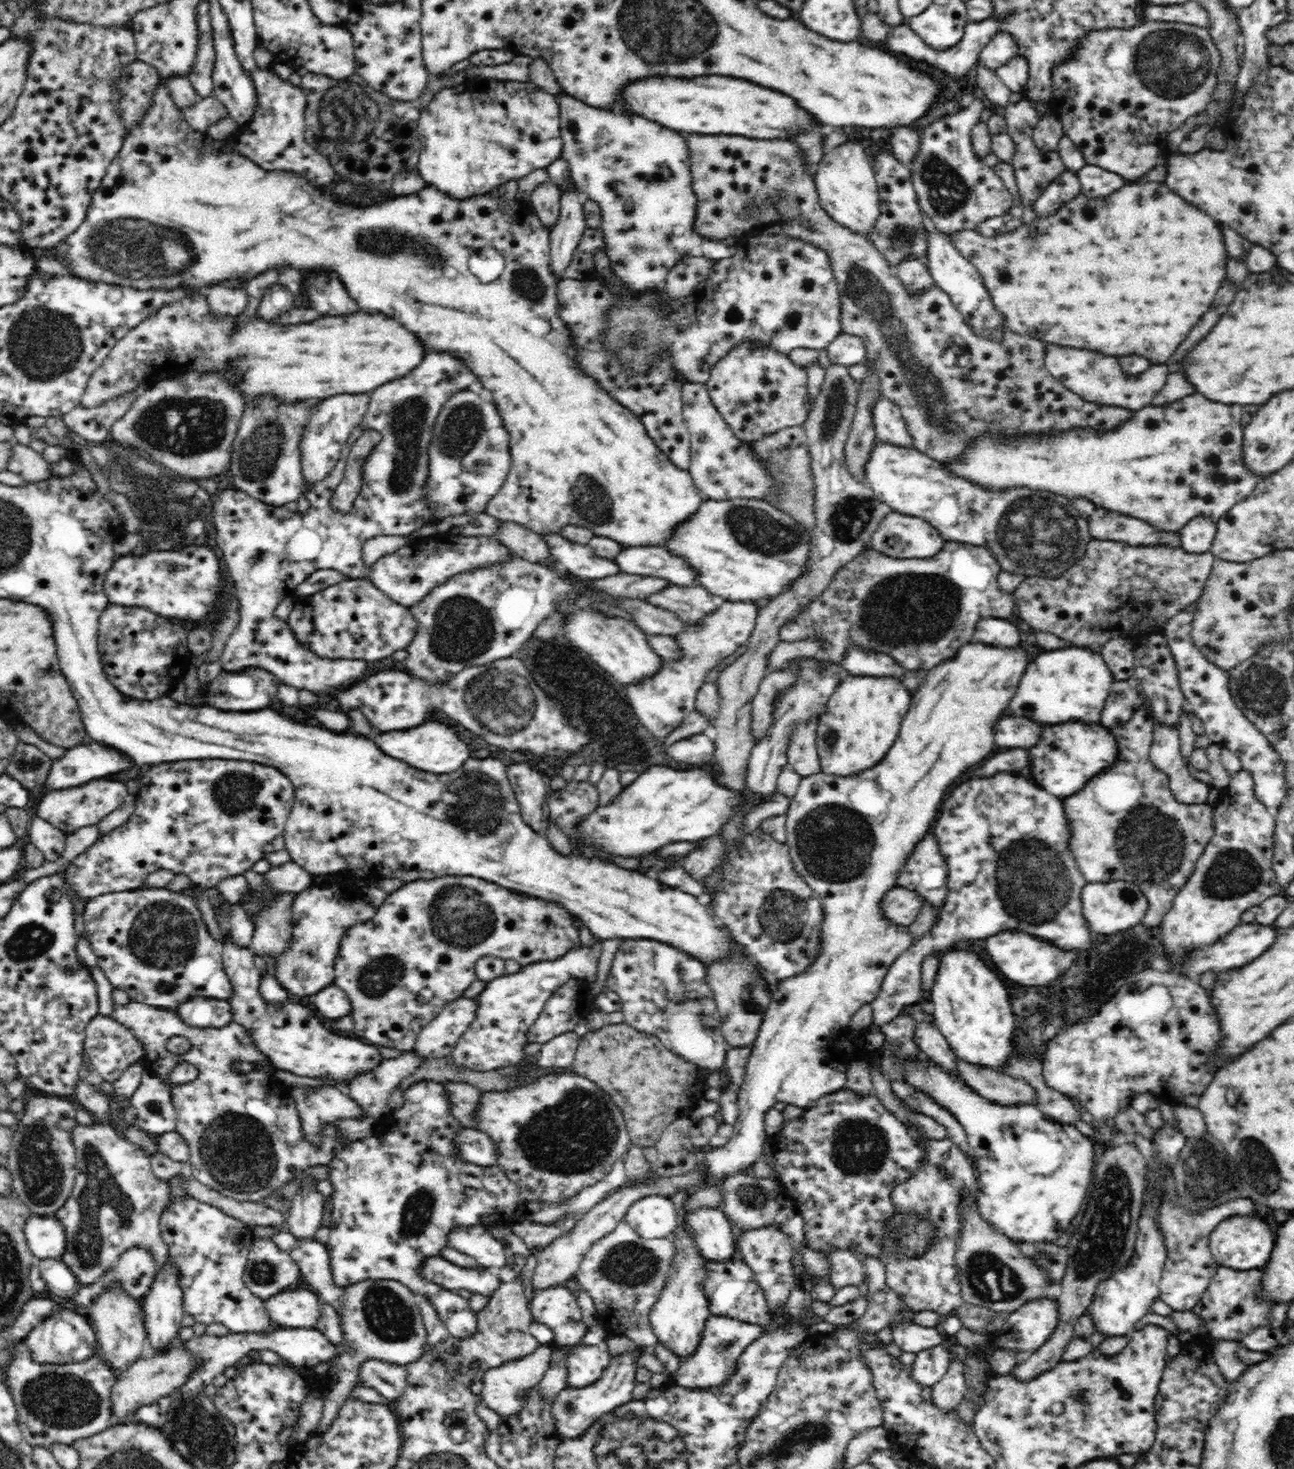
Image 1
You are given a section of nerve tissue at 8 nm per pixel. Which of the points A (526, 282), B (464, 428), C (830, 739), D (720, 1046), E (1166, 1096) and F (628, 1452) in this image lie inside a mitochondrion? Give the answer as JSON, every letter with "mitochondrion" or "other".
{"A":"mitochondrion","B":"mitochondrion","C":"mitochondrion","D":"other","E":"other","F":"mitochondrion"}

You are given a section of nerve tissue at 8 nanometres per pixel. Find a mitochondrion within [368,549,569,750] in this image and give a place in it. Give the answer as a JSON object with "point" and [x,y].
{"point":[488,696]}

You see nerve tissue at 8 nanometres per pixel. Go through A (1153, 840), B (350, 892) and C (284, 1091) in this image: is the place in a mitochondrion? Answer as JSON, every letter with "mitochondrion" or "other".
{"A":"mitochondrion","B":"other","C":"other"}

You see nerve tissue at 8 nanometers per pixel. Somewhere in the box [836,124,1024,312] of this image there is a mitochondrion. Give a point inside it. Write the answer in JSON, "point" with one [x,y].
{"point":[948,192]}

